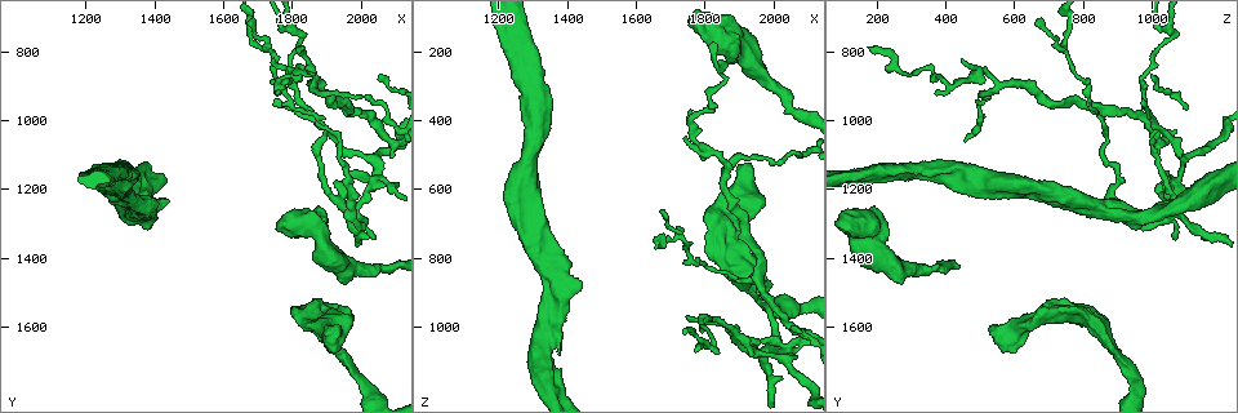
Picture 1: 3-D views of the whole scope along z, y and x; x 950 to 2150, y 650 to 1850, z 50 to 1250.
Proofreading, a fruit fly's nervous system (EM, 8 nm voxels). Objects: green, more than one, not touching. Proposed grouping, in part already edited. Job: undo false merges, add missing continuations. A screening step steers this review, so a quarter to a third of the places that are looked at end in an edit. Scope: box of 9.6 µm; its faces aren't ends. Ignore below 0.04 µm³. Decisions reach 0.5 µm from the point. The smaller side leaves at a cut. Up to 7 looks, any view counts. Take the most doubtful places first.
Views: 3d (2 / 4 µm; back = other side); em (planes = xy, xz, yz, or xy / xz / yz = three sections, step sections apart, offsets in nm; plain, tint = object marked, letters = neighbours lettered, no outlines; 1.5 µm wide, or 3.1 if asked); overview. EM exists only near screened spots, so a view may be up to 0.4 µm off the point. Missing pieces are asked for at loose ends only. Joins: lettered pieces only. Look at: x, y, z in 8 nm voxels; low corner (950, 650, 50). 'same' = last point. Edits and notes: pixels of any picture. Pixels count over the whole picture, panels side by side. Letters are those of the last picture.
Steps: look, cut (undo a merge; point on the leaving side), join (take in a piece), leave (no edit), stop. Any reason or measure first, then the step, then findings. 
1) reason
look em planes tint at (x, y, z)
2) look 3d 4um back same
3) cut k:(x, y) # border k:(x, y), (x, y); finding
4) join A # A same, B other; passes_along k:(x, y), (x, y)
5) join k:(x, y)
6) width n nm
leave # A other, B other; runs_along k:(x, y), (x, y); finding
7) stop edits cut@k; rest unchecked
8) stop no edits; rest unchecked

branch stops here
look 3d 2um at (1830, 780, 180)

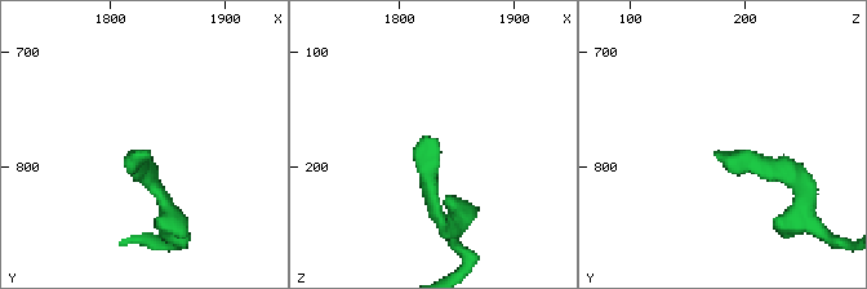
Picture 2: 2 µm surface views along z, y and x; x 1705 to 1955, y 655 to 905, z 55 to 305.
now the EM
look em planes letters at (1828, 792, 172)

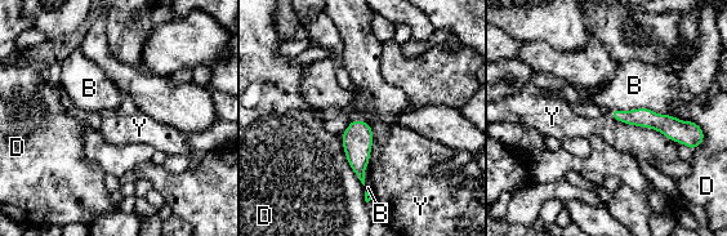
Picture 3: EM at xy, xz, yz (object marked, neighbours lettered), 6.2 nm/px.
leave # B other, D other, Y other; runs_along 3:(615, 114), (667, 124), (685, 138); no lettered piece goes on from it

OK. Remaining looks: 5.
abrupt turn
look em xy step 4 tint at (1810, 730, 1060)

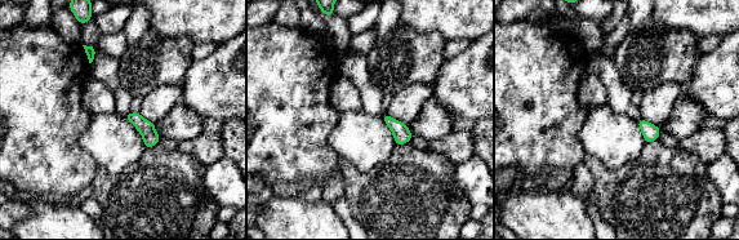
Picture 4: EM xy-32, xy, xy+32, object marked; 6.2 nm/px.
cut it another way
look em planes letters same

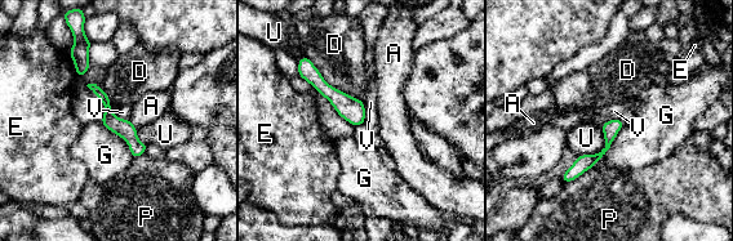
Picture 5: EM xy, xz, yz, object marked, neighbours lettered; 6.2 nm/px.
leave # A other, D other, E other, G other, P other, U other, V other; border 5:(363, 102), (364, 123); one neuron here

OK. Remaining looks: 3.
sudden change in width
look 3d 4um at (1930, 1650, 870)

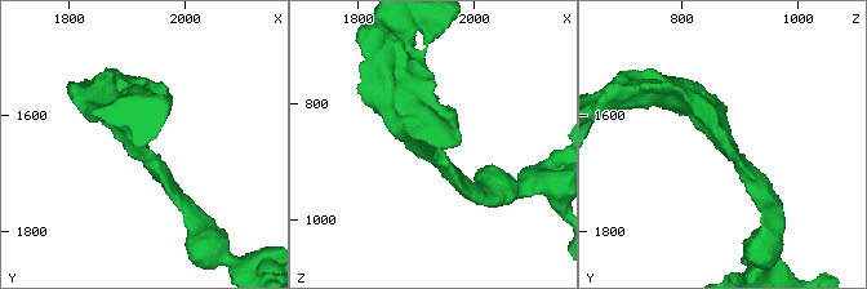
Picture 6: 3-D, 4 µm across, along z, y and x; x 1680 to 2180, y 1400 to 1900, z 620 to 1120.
arm_widths 190, 380 nm; shape alone is not enough
look em planes letters at (1915, 1655, 880)

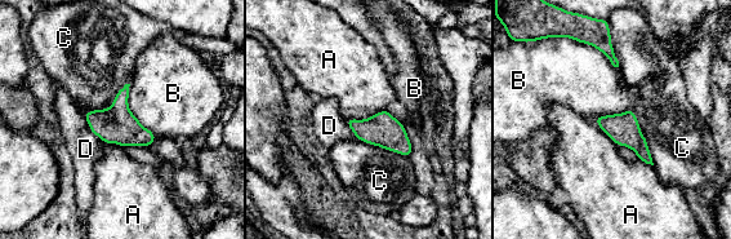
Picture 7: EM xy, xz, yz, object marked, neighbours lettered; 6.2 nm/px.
leave # A other, B other, C other, D other; border 7:(632, 110), (654, 164); one neuron here

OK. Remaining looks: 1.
stop no edits; rest unchecked

